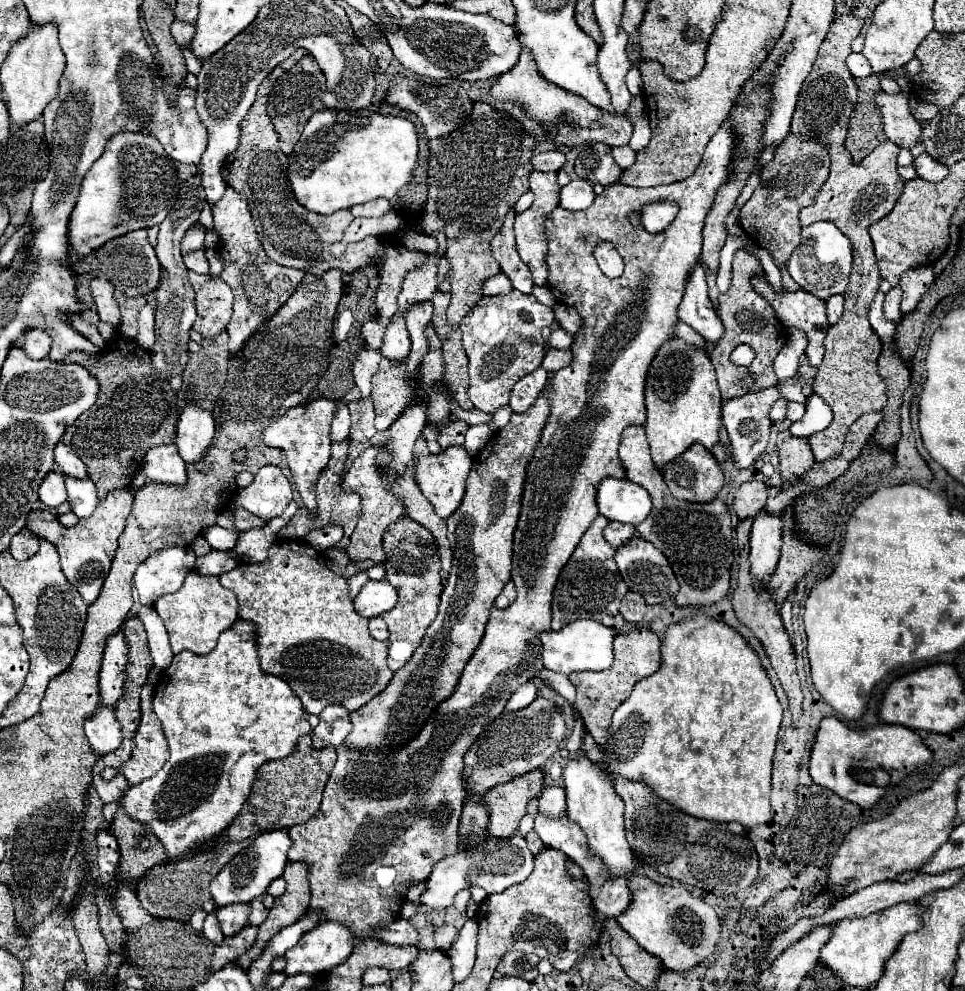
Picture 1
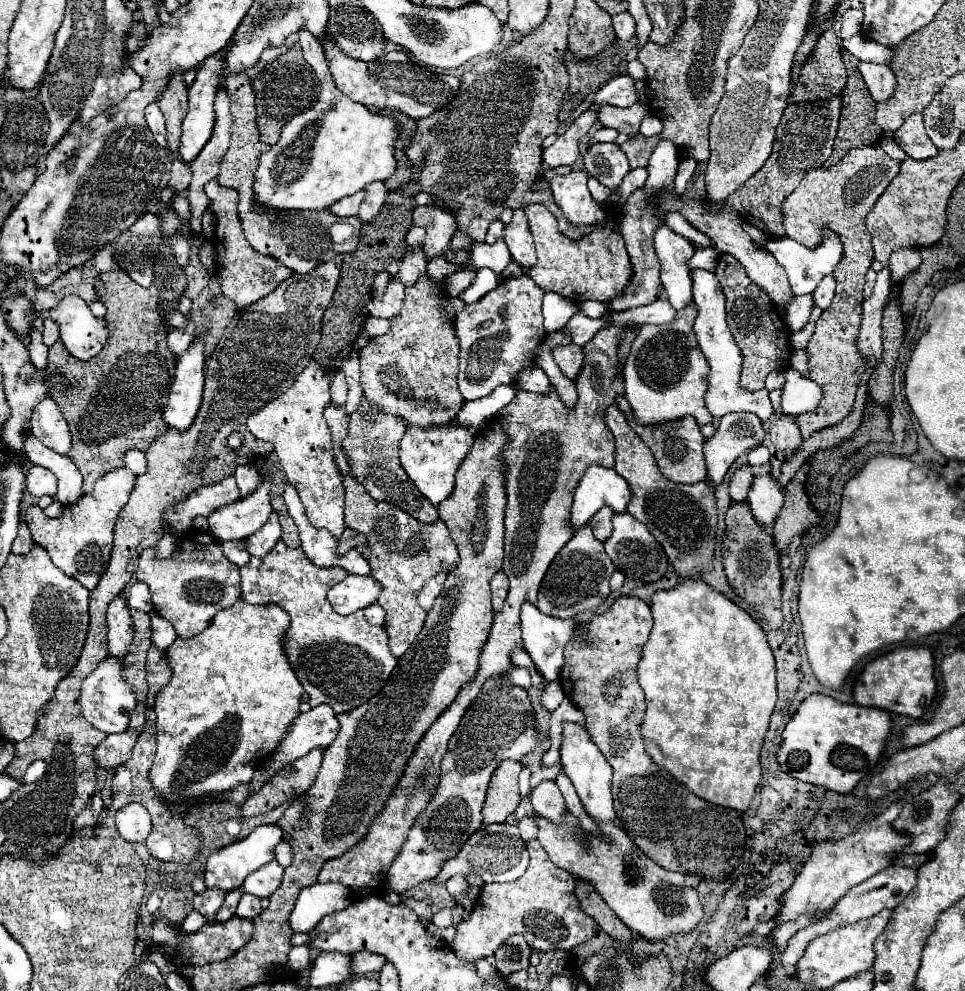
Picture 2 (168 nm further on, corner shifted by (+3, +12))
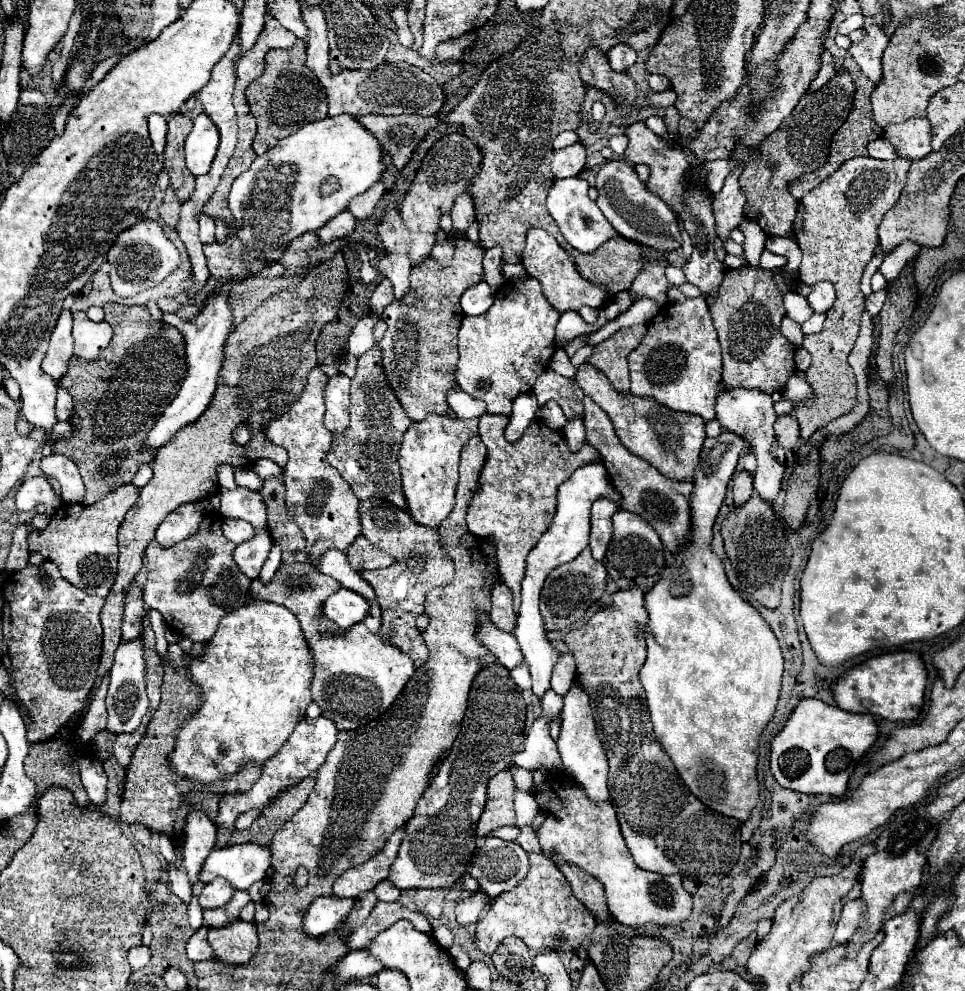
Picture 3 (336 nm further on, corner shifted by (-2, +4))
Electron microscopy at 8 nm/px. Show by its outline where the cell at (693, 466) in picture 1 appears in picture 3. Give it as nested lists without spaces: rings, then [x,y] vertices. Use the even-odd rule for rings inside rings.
[[[590,364],[578,366],[576,382],[584,390],[584,394],[590,396],[610,416],[616,436],[632,454],[648,460],[666,478],[692,482],[692,474],[698,464],[700,448],[706,438],[702,416],[686,414],[686,412],[672,412],[648,396],[646,398],[632,396],[630,392],[620,394],[612,388],[610,380],[598,368]]]

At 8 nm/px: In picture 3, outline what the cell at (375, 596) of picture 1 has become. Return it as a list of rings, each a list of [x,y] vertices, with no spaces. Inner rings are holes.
[[[340,588],[332,596],[328,596],[328,600],[324,600],[322,612],[338,628],[350,628],[366,618],[368,608],[370,608],[370,604],[360,594]]]

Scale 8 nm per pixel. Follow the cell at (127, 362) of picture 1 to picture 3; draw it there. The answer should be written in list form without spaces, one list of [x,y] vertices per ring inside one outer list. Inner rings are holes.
[[[106,304],[104,312],[114,336],[94,362],[84,362],[72,356],[68,374],[60,380],[60,386],[74,398],[74,410],[70,416],[74,436],[56,442],[52,448],[54,454],[64,454],[78,466],[86,486],[84,504],[94,504],[118,486],[130,484],[140,464],[150,464],[154,460],[154,452],[146,452],[140,446],[144,446],[146,434],[160,418],[160,412],[164,412],[168,402],[172,402],[172,396],[180,390],[182,336],[178,328],[154,320],[146,306]],[[118,450],[128,450],[128,460],[122,460],[124,464],[114,476],[104,476],[100,464],[106,456],[112,456]]]

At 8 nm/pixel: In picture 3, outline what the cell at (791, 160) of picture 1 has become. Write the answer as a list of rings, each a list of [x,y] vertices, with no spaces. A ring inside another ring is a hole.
[[[838,68],[836,74],[816,92],[806,92],[796,108],[784,118],[784,124],[760,148],[752,154],[752,160],[744,166],[740,174],[740,186],[746,192],[744,216],[756,222],[768,236],[788,236],[792,230],[792,222],[796,218],[798,200],[788,194],[790,180],[812,172],[822,166],[828,158],[832,134],[844,124],[850,114],[854,98],[854,80],[846,68]]]

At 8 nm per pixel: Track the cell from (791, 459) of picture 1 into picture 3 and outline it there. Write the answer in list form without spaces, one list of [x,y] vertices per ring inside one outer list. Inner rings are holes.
[[[794,414],[778,416],[778,420],[774,424],[774,432],[776,432],[776,440],[782,448],[796,450],[798,440],[800,440],[800,428],[798,428],[798,420],[794,418]]]

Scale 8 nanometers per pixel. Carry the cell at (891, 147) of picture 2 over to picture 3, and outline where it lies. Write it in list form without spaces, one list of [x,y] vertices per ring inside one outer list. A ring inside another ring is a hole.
[[[878,138],[876,142],[868,144],[868,156],[870,158],[880,158],[880,160],[892,160],[896,158],[896,150],[886,138]]]

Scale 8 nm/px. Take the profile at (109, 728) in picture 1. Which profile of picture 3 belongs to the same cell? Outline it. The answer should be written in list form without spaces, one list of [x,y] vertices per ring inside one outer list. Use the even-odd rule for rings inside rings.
[[[142,638],[122,642],[116,650],[114,664],[110,670],[110,688],[106,696],[108,706],[108,730],[112,734],[132,732],[138,728],[140,720],[144,718],[148,710],[148,696],[146,696],[146,660],[144,660],[144,644]]]

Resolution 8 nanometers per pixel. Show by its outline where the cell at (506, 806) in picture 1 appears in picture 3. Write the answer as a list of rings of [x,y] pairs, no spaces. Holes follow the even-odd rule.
[[[510,770],[498,772],[488,782],[488,800],[478,820],[476,836],[484,838],[490,830],[500,826],[514,826],[514,778]]]

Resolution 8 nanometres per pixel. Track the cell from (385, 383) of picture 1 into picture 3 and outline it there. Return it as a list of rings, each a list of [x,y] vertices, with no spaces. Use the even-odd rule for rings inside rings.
[[[457,240],[453,262],[448,268],[436,264],[432,256],[412,266],[410,290],[404,300],[394,300],[382,312],[388,330],[380,342],[384,350],[384,372],[396,392],[404,412],[416,422],[428,414],[448,414],[446,392],[456,386],[454,368],[458,362],[458,328],[464,318],[460,296],[470,286],[484,280],[482,276],[484,248],[468,240]]]

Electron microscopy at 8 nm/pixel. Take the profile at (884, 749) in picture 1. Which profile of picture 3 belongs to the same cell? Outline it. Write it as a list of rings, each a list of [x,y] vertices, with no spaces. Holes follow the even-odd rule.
[[[802,698],[784,728],[770,742],[770,770],[776,782],[782,788],[804,792],[804,794],[828,794],[842,796],[848,786],[848,778],[856,768],[858,760],[866,754],[866,750],[874,744],[878,736],[878,726],[870,714],[850,714],[838,706],[830,706],[816,698]]]

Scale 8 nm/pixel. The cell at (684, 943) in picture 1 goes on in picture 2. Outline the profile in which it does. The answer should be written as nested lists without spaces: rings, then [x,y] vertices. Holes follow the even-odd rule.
[[[569,814],[565,824],[561,826],[545,818],[537,818],[537,826],[537,840],[547,850],[549,858],[575,878],[593,884],[607,906],[639,936],[659,942],[673,934],[693,932],[695,926],[701,922],[705,912],[699,902],[697,890],[685,886],[683,874],[663,870],[651,858],[643,856],[635,842],[631,842],[617,824],[599,824],[599,830],[607,836],[607,842],[591,836],[593,846],[589,850],[583,850],[575,840],[575,832],[579,832],[579,822],[573,814]]]

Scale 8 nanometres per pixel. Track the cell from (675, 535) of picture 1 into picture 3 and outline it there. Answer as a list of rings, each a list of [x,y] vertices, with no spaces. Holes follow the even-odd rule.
[[[588,396],[584,398],[584,408],[586,408],[586,416],[584,416],[586,442],[598,450],[614,488],[620,492],[620,506],[628,512],[642,516],[646,522],[650,522],[654,526],[654,530],[658,532],[662,544],[670,552],[676,552],[682,546],[680,540],[684,540],[686,532],[690,532],[688,498],[692,492],[692,482],[670,480],[670,478],[662,476],[650,462],[630,454],[618,440],[608,414],[592,398],[588,398]]]

